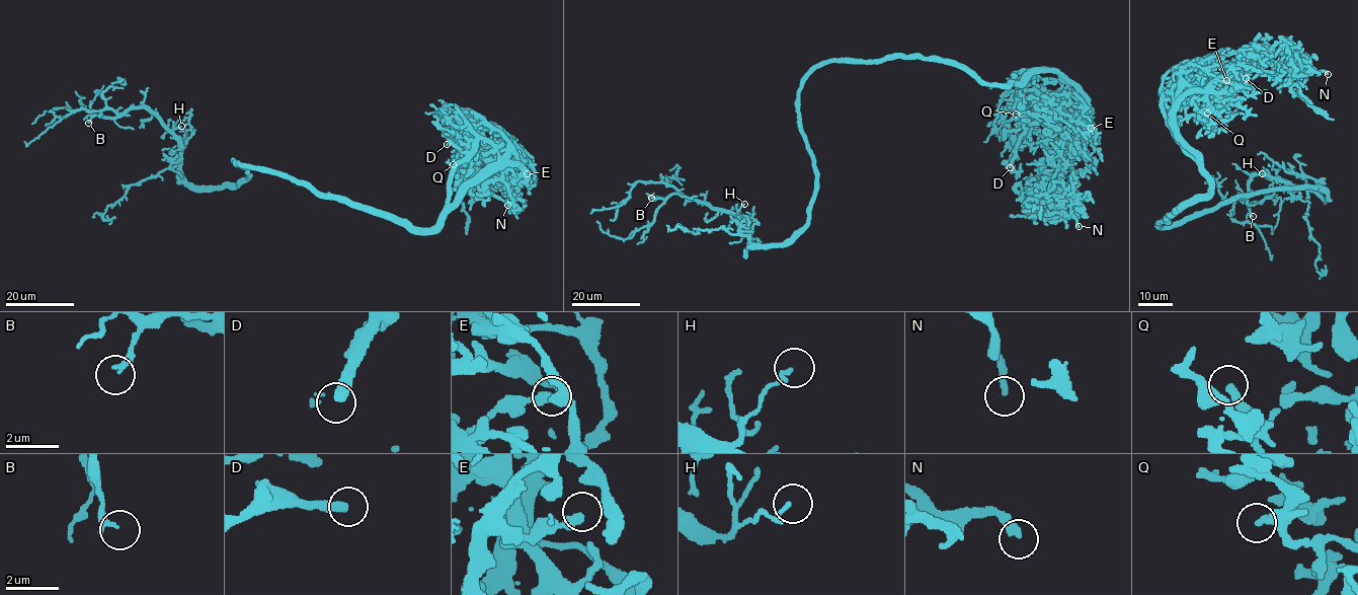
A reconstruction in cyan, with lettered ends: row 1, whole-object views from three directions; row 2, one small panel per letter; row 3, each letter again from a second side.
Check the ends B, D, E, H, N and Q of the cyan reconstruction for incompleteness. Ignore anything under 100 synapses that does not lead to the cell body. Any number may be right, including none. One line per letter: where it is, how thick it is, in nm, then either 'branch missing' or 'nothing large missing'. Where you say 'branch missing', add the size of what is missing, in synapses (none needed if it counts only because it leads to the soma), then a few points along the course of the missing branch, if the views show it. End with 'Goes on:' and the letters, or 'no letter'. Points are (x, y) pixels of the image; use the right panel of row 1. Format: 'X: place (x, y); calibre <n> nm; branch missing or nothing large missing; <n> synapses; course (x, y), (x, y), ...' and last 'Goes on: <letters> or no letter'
B: place (1253, 216); calibre 240 nm; nothing large missing
D: place (1246, 78); calibre 300 nm; branch missing; 180 synapses; course (1246, 78), (1287, 78), (1295, 90), (1300, 92), (1302, 88)
E: place (1226, 80); calibre 240 nm; nothing large missing
H: place (1262, 173); calibre 130 nm; nothing large missing
N: place (1328, 74); calibre 240 nm; nothing large missing
Q: place (1207, 113); calibre 240 nm; nothing large missing
Goes on: D

